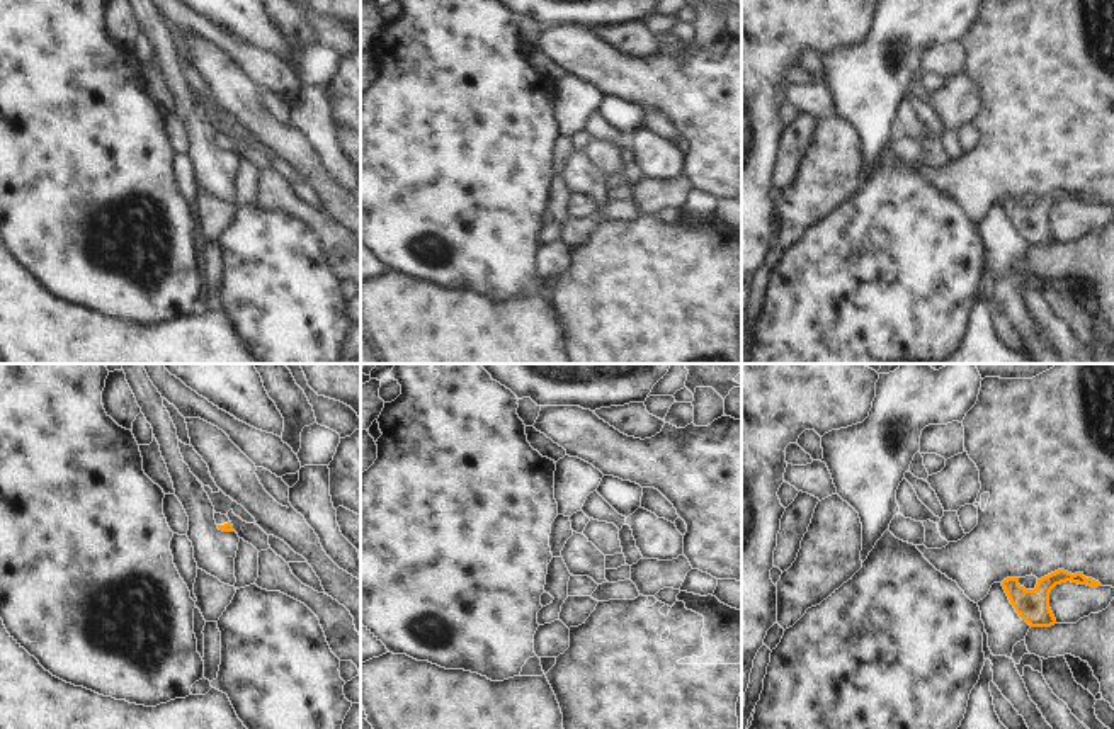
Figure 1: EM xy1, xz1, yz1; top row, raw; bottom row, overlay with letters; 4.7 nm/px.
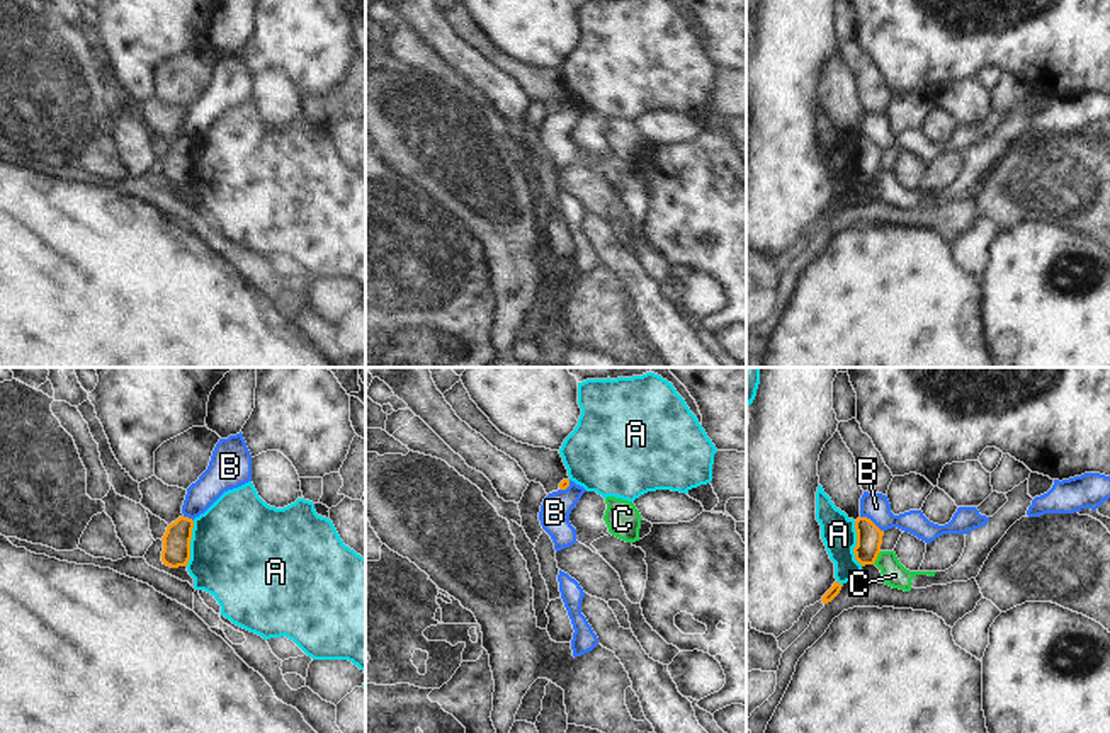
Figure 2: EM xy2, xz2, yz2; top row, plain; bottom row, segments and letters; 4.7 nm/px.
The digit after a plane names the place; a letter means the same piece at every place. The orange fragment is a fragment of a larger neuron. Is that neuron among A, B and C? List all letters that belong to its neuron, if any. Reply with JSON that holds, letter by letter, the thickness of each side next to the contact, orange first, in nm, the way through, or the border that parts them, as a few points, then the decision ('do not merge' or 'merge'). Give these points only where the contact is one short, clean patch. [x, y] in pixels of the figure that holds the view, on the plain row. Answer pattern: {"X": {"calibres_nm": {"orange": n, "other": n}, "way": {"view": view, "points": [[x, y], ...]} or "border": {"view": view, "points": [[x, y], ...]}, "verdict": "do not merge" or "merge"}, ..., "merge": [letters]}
{"A": {"calibres_nm": {"orange": 130, "other": 480}, "border": {"view": "xy2", "points": [[194, 140], [189, 181], [186, 184]]}, "verdict": "do not merge"}, "B": {"calibres_nm": {"orange": 130, "other": 130}, "border": {"view": "yz2", "points": [[860, 135], [866, 135], [883, 150]]}, "verdict": "do not merge"}, "C": {"calibres_nm": {"orange": 130, "other": 120}, "border": {"view": "yz2", "points": [[881, 170], [872, 182]]}, "verdict": "do not merge"}, "merge": []}

